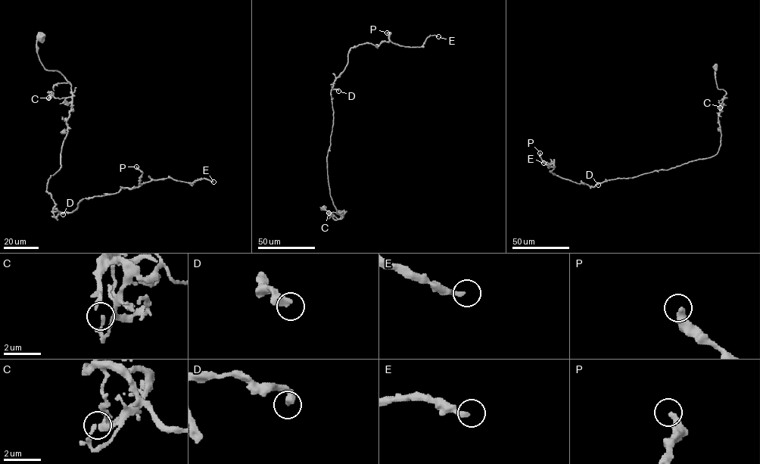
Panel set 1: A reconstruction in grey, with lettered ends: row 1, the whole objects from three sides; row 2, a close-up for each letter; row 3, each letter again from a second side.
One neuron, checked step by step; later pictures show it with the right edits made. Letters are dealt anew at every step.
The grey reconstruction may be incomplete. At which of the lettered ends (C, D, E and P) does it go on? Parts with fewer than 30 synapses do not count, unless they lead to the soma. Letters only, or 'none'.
E

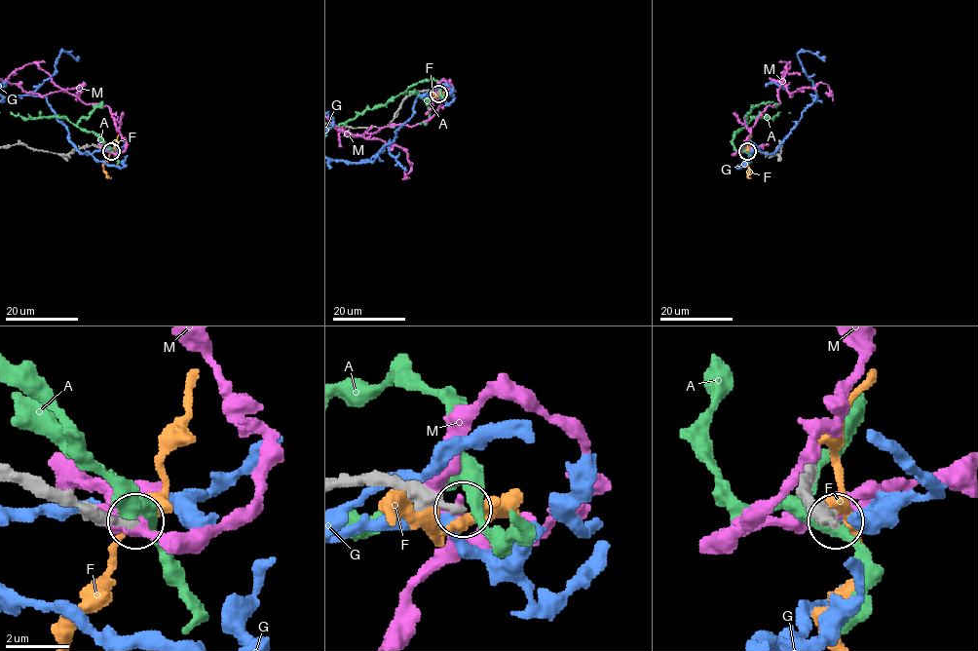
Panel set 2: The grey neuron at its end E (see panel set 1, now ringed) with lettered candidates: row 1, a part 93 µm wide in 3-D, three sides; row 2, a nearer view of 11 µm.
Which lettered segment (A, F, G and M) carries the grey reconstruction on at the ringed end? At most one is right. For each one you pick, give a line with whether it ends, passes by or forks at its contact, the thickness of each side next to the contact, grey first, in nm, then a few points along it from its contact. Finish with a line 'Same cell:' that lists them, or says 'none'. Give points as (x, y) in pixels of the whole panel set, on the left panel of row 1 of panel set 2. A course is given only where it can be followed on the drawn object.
Same cell: none

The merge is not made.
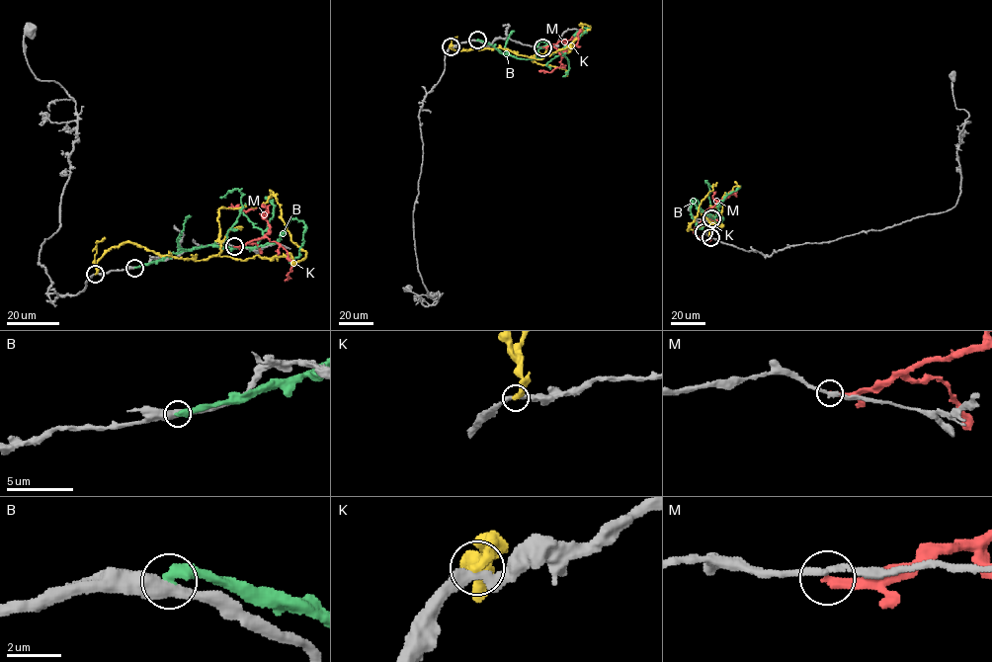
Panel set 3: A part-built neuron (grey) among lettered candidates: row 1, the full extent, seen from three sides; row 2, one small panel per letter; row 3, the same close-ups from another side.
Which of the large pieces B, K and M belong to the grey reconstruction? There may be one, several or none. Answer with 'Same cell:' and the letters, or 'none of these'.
Same cell: none of these

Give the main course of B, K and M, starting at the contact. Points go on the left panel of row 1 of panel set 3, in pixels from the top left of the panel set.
B: (134, 267), (194, 247), (275, 243), (288, 222), (297, 219), (305, 226), (302, 245), (299, 254), (289, 259)
K: (95, 274), (97, 261), (126, 242), (198, 260), (288, 256), (297, 263), (305, 252), (291, 241), (271, 191)
M: (234, 246), (263, 237), (270, 230), (270, 225), (262, 216), (267, 208), (264, 206), (246, 210), (228, 208)

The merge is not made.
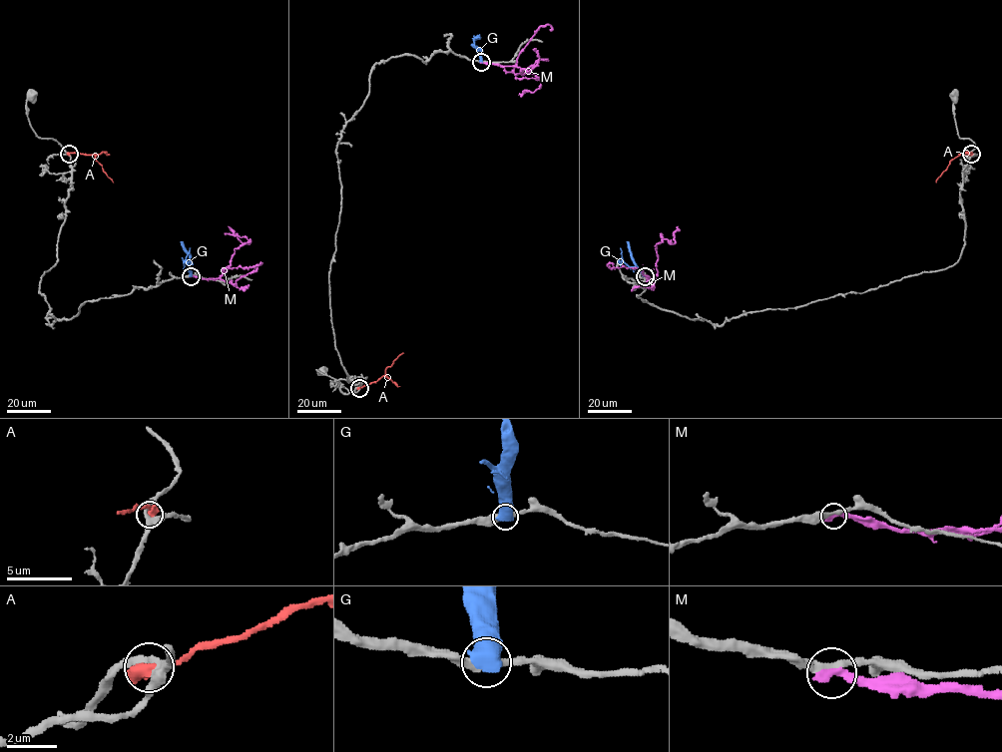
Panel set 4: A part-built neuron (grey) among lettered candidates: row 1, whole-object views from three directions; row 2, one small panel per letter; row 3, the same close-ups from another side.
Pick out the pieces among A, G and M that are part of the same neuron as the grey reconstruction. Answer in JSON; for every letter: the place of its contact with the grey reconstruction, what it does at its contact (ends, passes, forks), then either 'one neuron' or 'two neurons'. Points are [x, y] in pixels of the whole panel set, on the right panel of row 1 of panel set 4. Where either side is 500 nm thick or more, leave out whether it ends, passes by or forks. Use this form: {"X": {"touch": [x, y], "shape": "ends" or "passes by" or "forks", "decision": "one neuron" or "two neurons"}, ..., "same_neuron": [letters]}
{"A": {"touch": [971, 154], "decision": "two neurons"}, "G": {"touch": [645, 275], "decision": "two neurons"}, "M": {"touch": [645, 276], "shape": "ends", "decision": "two neurons"}, "same_neuron": []}

